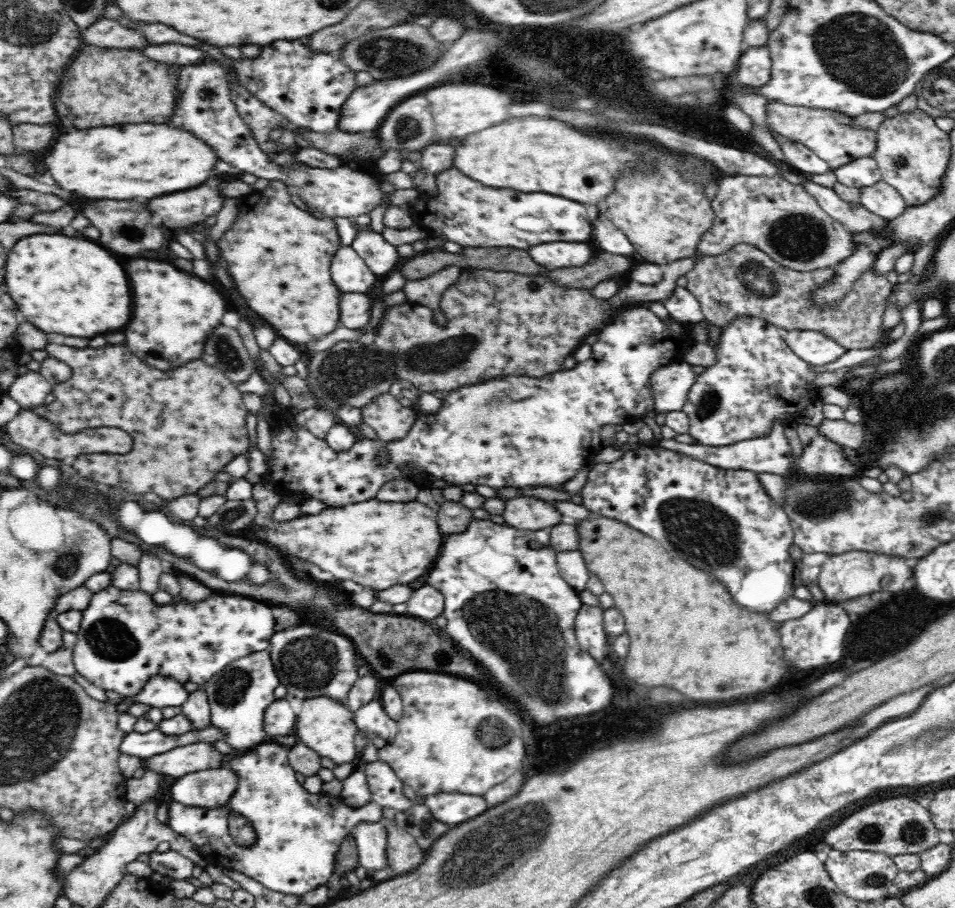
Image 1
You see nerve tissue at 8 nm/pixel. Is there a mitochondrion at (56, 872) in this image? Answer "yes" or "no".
no

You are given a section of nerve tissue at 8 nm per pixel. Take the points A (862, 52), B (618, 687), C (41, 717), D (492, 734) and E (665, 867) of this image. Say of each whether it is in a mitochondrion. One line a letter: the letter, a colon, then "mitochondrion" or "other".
A: mitochondrion
B: other
C: mitochondrion
D: mitochondrion
E: mitochondrion

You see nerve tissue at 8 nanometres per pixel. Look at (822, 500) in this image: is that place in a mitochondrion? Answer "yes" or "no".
yes

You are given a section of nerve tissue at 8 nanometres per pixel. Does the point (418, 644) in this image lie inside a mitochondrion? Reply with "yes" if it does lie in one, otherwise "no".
yes

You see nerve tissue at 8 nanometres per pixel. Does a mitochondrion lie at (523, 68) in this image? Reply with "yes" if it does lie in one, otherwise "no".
no

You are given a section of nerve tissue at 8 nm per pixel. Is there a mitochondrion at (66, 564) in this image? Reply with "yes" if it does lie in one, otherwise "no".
yes

